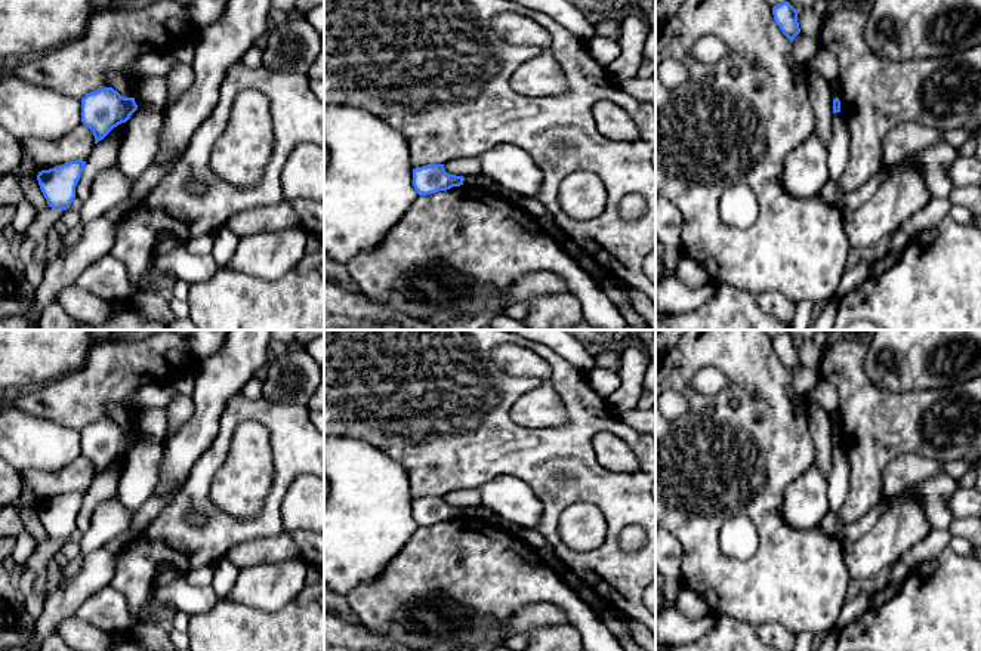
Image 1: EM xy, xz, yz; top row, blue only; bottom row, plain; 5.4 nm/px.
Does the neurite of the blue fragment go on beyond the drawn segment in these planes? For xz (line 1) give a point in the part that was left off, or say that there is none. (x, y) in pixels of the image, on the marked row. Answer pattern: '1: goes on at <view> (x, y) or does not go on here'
1: does not go on here

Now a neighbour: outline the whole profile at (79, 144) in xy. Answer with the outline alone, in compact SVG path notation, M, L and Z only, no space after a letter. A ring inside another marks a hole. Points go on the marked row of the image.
M80 123L65 136L53 141L19 141L21 152L27 154L33 160L38 172L49 170L70 161L87 161L95 145L92 130L83 123Z

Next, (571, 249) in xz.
M543 226L543 231L552 235L561 247L565 250L568 256L571 256L586 272L595 275L596 278L602 278L607 272L602 269L599 263L596 263L584 250L581 250L576 243L564 237L562 234Z

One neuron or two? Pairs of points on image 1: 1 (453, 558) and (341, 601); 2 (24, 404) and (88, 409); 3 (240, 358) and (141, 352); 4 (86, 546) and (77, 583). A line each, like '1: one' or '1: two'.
1: two
2: one
3: two
4: two

